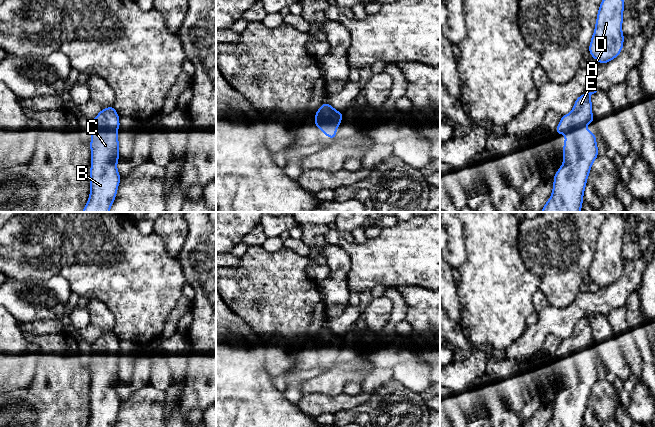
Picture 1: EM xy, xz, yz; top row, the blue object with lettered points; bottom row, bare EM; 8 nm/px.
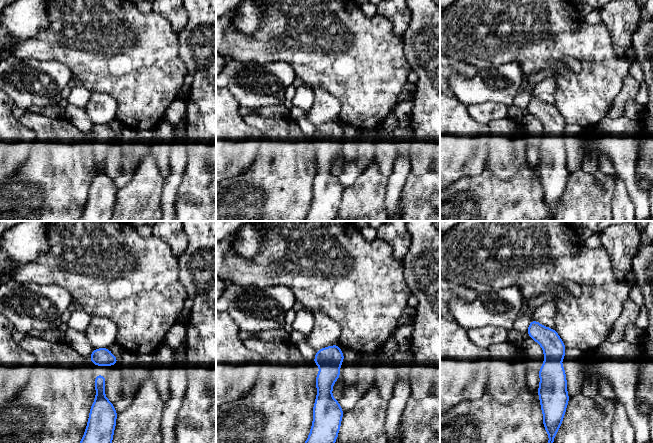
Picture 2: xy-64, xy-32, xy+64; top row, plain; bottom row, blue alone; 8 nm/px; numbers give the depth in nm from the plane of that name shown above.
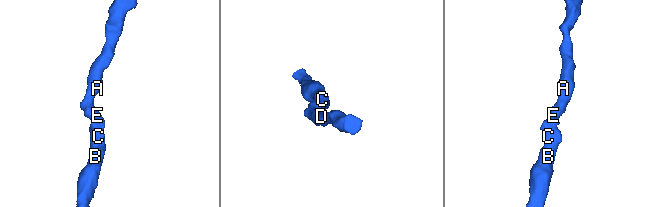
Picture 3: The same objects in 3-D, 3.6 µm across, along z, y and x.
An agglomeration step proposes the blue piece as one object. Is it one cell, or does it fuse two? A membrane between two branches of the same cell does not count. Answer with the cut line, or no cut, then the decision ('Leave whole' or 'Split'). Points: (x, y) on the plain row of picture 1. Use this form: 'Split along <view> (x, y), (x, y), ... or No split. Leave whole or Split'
No split. Leave whole

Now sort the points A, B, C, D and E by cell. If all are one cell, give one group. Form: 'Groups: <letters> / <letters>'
Groups: A B C D E

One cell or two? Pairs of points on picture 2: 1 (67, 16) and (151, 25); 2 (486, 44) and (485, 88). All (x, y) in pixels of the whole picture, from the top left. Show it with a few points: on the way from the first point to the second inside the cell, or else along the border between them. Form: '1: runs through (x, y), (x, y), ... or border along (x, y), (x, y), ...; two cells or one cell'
1: runs through (88, 25), (130, 25); one cell
2: border along (507, 62), (479, 70); two cells

